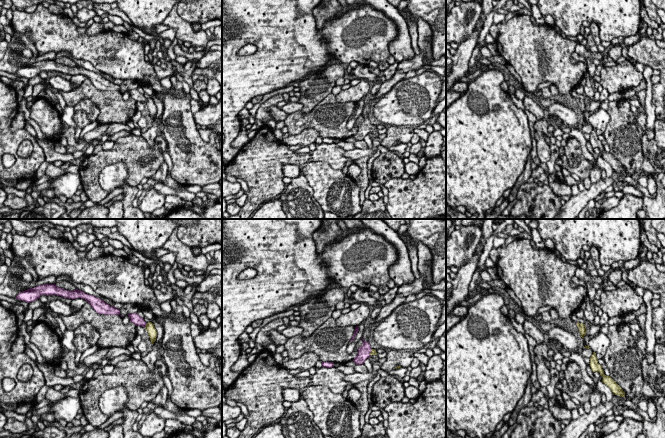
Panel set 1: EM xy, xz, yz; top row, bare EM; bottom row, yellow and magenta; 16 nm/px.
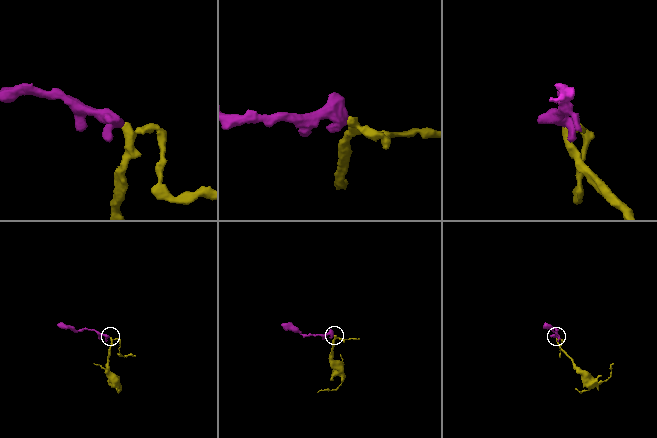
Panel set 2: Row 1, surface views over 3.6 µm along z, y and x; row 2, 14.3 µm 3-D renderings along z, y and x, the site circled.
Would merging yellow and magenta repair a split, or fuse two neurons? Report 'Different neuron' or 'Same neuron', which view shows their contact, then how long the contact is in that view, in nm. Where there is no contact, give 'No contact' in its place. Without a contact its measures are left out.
Same neuron. Touches yellow in xy. Shared border 100 nm

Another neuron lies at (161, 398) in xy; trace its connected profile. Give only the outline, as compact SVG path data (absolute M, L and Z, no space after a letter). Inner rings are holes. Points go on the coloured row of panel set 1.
M164 386L157 393L156 397L152 400L152 402L156 404L158 407L163 407L167 402L167 396L168 396L168 389L166 388L166 386Z

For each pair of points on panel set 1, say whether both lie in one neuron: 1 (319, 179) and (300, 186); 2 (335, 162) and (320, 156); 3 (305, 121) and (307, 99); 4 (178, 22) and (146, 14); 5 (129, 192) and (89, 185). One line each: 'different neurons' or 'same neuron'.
1: different neurons
2: same neuron
3: different neurons
4: different neurons
5: different neurons

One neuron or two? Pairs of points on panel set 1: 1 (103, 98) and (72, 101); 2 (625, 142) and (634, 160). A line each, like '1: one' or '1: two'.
1: one
2: one

